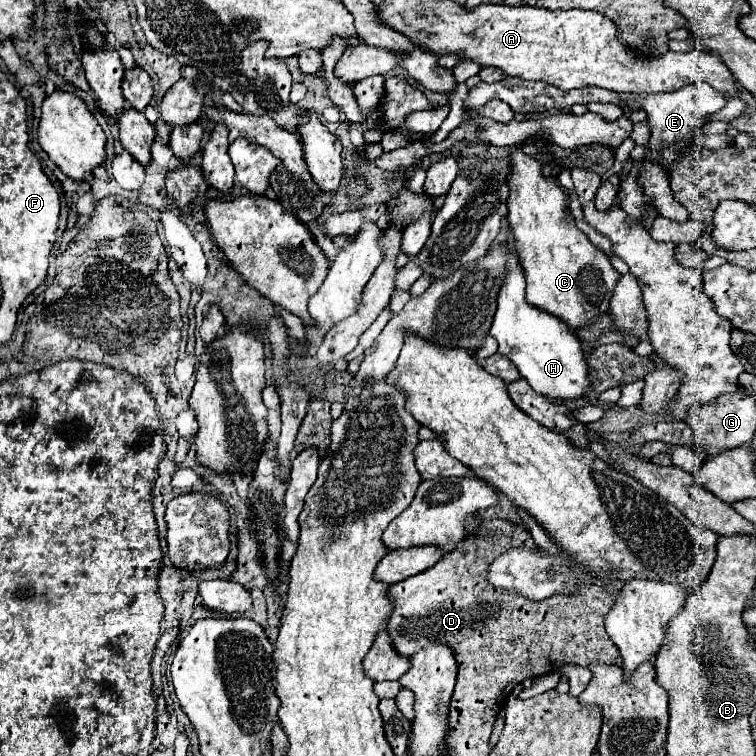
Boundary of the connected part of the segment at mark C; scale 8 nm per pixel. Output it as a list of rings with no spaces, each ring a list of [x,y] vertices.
[[[549,141],[539,143],[537,157],[525,155],[521,145],[511,153],[507,221],[527,279],[525,299],[529,305],[561,319],[569,329],[579,331],[591,325],[599,315],[609,313],[609,303],[621,275],[613,269],[609,257],[577,229],[569,213],[569,195],[559,187],[557,177],[541,175],[541,163],[553,161],[553,157],[543,149],[545,143]]]

